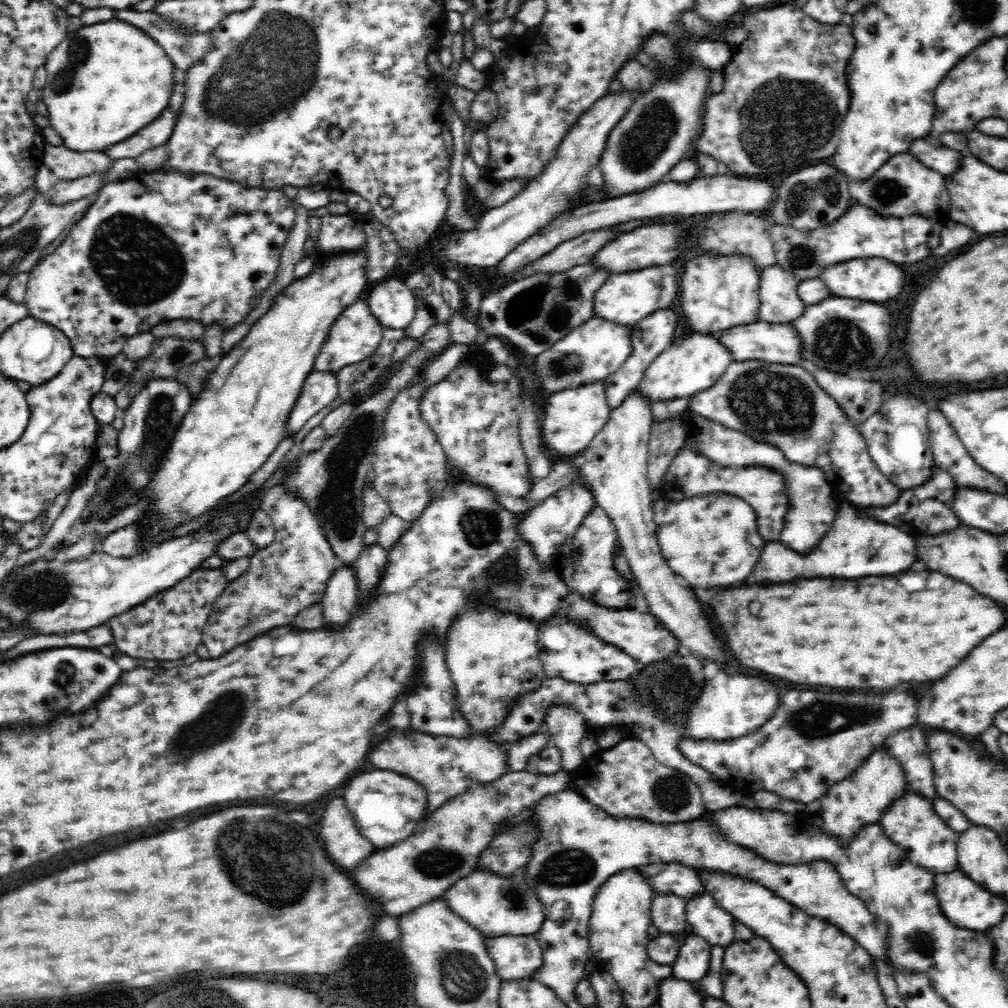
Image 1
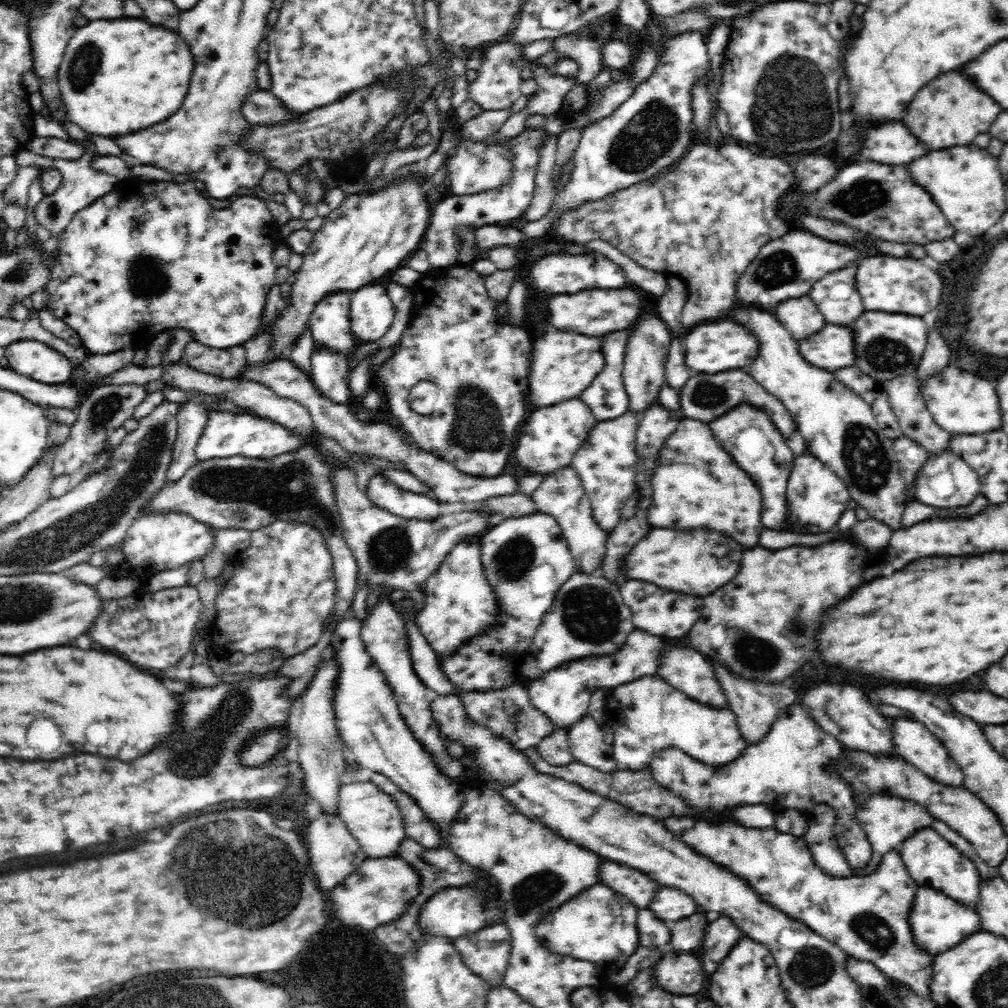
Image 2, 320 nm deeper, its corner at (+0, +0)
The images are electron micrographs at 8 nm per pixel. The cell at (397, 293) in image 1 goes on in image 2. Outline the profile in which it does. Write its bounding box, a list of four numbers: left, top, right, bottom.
[350,285,394,342]

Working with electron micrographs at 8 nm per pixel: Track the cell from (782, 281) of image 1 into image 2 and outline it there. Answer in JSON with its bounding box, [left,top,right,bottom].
[772,295,827,342]

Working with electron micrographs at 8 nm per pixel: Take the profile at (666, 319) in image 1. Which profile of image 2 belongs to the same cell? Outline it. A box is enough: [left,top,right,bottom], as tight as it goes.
[578,330,629,422]

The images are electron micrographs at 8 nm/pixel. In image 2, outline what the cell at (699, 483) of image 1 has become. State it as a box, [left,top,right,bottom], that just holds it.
[646,418,765,548]

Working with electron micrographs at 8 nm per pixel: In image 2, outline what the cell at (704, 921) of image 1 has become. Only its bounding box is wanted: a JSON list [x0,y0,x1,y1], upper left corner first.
[647,887,700,923]

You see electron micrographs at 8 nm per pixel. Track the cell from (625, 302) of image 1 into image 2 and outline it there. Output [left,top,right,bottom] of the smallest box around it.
[543,287,642,337]

